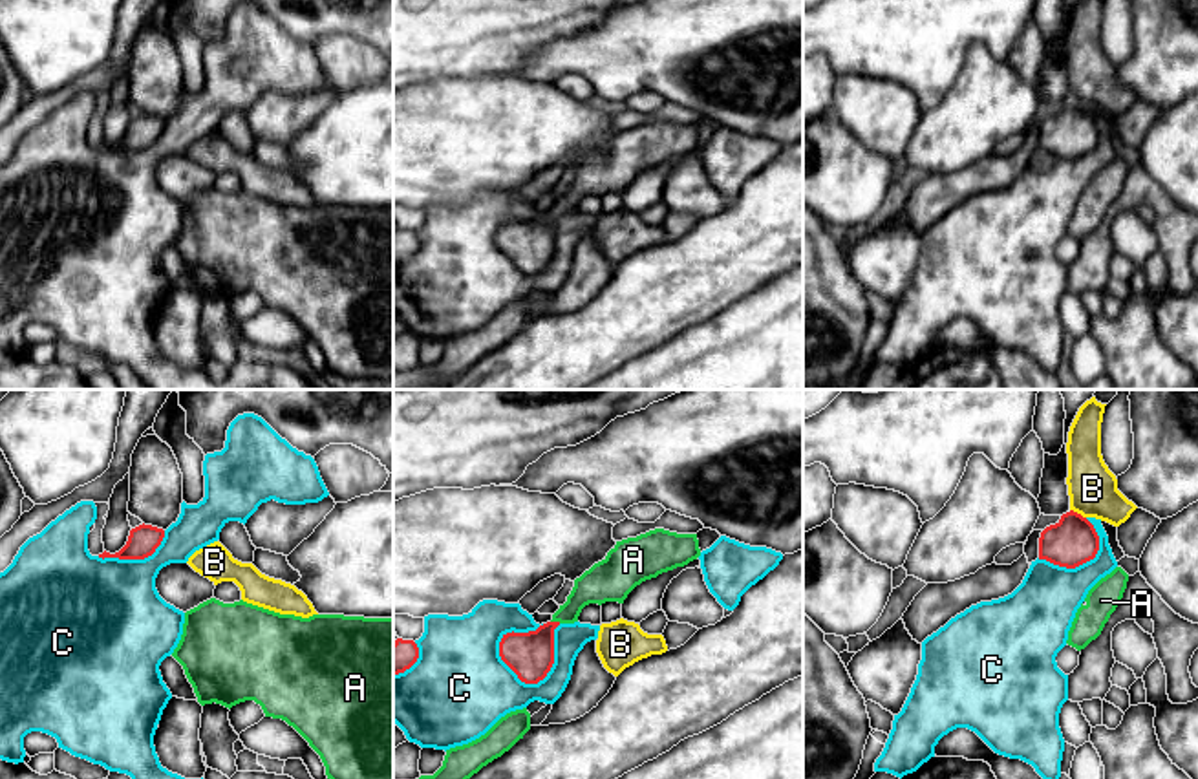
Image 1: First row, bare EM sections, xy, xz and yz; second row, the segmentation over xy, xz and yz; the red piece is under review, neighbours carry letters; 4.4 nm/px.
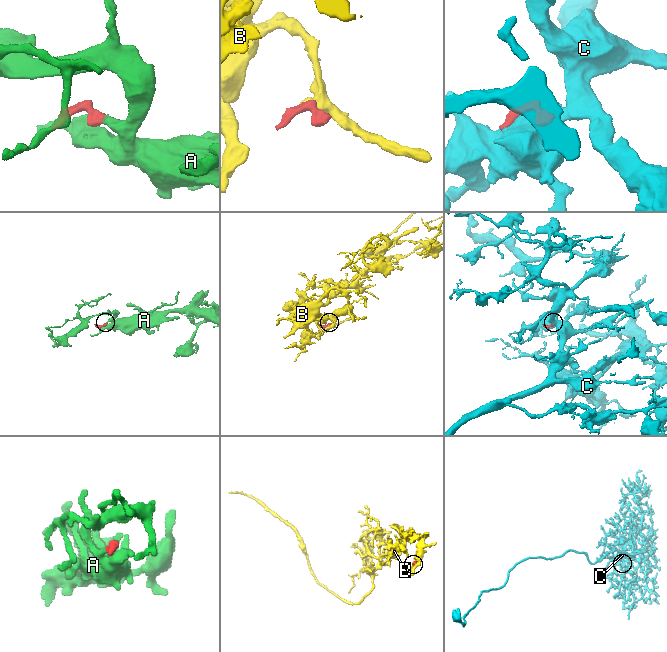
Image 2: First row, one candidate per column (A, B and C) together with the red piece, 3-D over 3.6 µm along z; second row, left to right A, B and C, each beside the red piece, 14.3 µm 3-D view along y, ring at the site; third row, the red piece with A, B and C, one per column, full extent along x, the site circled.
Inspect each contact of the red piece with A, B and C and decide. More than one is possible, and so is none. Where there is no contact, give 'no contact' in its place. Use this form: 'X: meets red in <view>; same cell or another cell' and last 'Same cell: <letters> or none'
A: meets red in xz; same cell
B: meets red in yz; another cell
C: meets red in xz; another cell
Same cell: A

